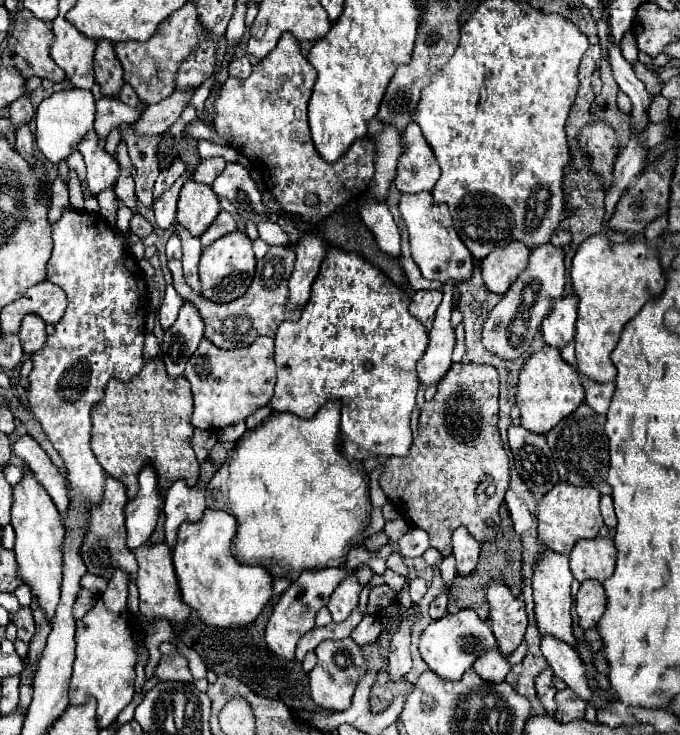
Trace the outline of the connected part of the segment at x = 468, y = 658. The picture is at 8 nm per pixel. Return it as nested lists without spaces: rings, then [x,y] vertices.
[[[463,609],[457,615],[445,615],[437,621],[433,621],[421,635],[419,651],[423,661],[429,665],[431,671],[435,671],[439,677],[449,681],[459,681],[459,677],[473,667],[477,657],[481,657],[485,651],[497,647],[497,639],[491,631],[491,625],[475,613],[475,609]]]

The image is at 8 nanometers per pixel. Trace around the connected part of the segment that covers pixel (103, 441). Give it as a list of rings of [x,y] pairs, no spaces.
[[[159,357],[145,361],[139,381],[111,379],[105,397],[91,409],[93,439],[91,449],[107,475],[125,483],[129,497],[137,493],[137,475],[145,463],[151,463],[159,475],[159,487],[165,493],[177,479],[195,483],[199,461],[191,447],[193,393],[185,377],[171,379]]]

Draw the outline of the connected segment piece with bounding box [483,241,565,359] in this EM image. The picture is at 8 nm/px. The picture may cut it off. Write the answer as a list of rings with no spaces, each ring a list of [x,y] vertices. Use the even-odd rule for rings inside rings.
[[[551,241],[539,245],[531,251],[531,259],[527,271],[519,275],[519,279],[511,285],[511,289],[503,295],[503,299],[491,309],[485,325],[483,325],[483,345],[497,353],[503,359],[517,359],[527,353],[531,347],[533,335],[539,331],[543,317],[547,317],[553,299],[563,295],[565,287],[565,251],[563,247],[555,247]]]

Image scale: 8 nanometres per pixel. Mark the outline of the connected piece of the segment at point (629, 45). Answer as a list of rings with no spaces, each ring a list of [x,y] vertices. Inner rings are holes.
[[[627,31],[619,43],[621,47],[621,53],[623,57],[629,61],[629,63],[635,63],[637,61],[637,45],[635,45],[635,35],[631,31]]]

